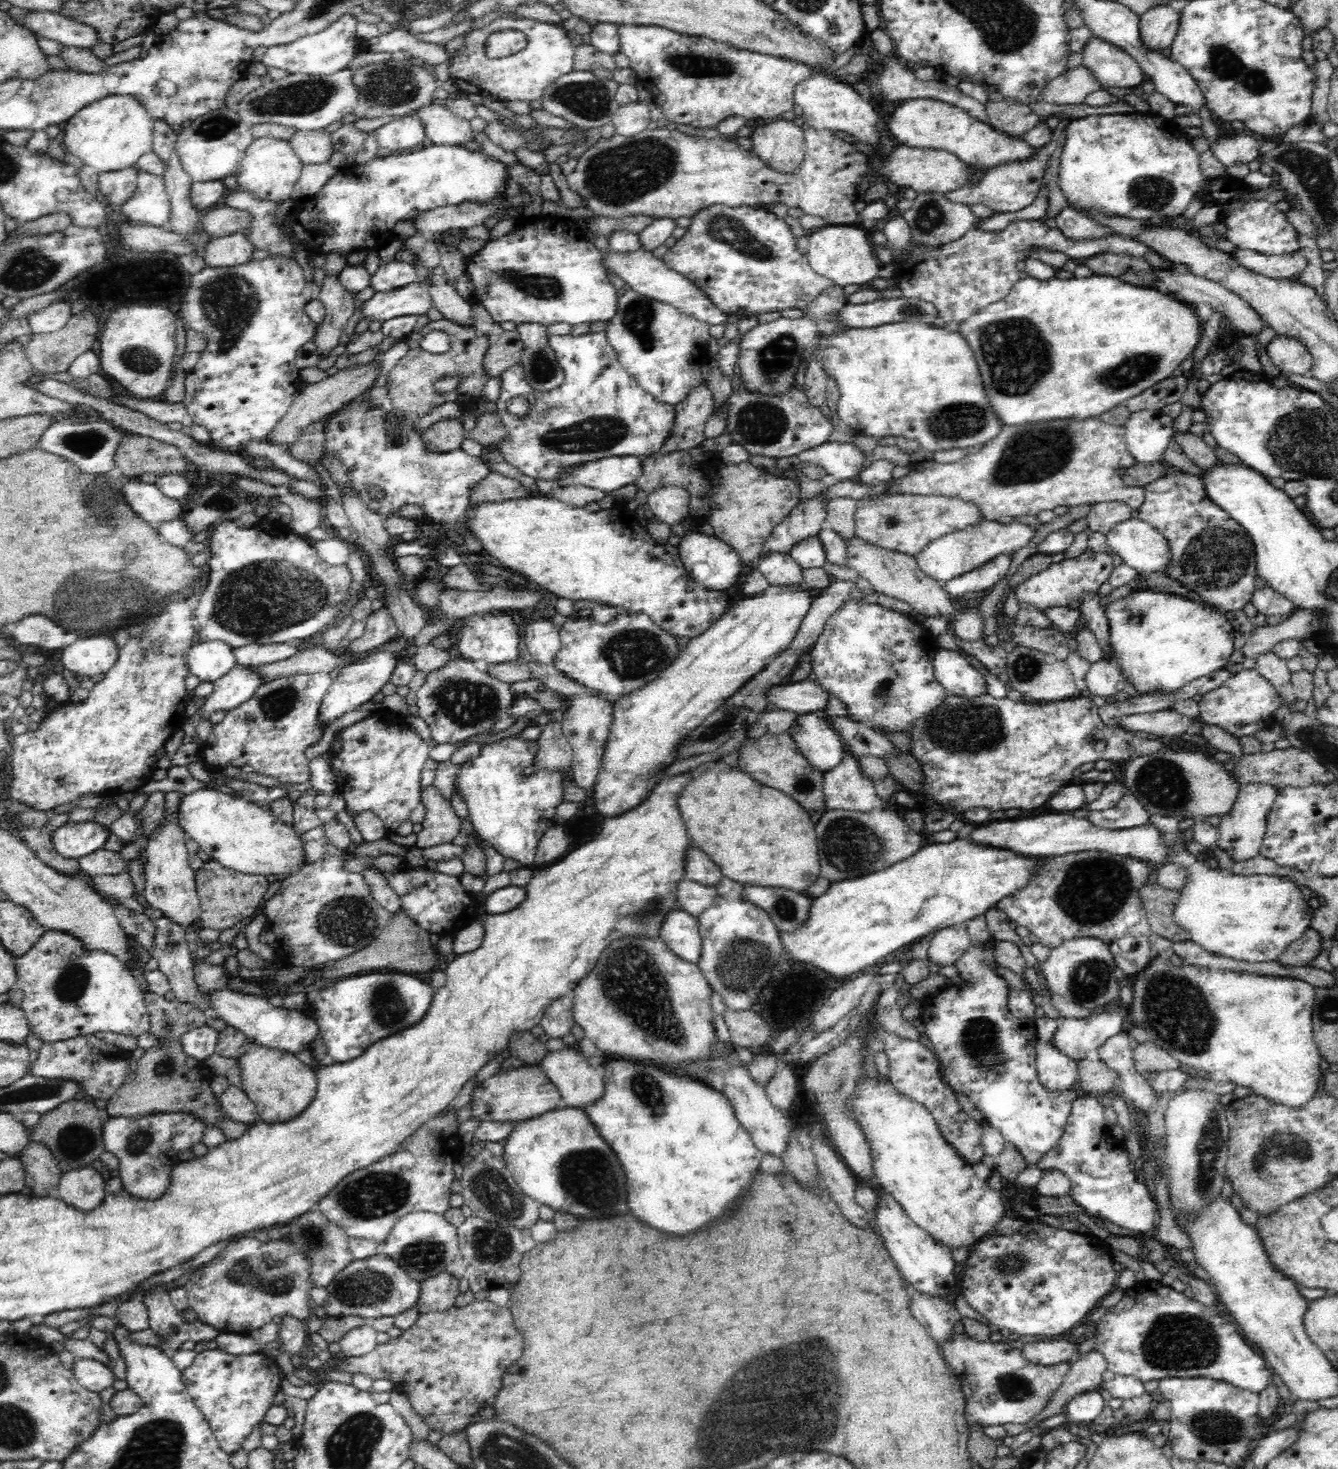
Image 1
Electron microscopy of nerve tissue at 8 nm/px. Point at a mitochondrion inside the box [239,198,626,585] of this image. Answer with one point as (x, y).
(535, 285)

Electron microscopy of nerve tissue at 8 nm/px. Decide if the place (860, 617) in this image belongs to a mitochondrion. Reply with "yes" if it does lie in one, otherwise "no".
no

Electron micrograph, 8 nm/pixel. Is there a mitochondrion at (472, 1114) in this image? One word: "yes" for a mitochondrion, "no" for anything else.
no

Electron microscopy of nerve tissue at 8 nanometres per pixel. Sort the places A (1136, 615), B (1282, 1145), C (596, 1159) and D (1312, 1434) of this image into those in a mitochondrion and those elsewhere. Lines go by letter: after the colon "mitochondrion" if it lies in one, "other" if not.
A: mitochondrion
B: mitochondrion
C: mitochondrion
D: other

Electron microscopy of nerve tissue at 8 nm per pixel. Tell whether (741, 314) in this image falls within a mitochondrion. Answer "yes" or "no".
no

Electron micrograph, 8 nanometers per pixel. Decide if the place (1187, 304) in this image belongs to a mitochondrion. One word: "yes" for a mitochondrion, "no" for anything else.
no

